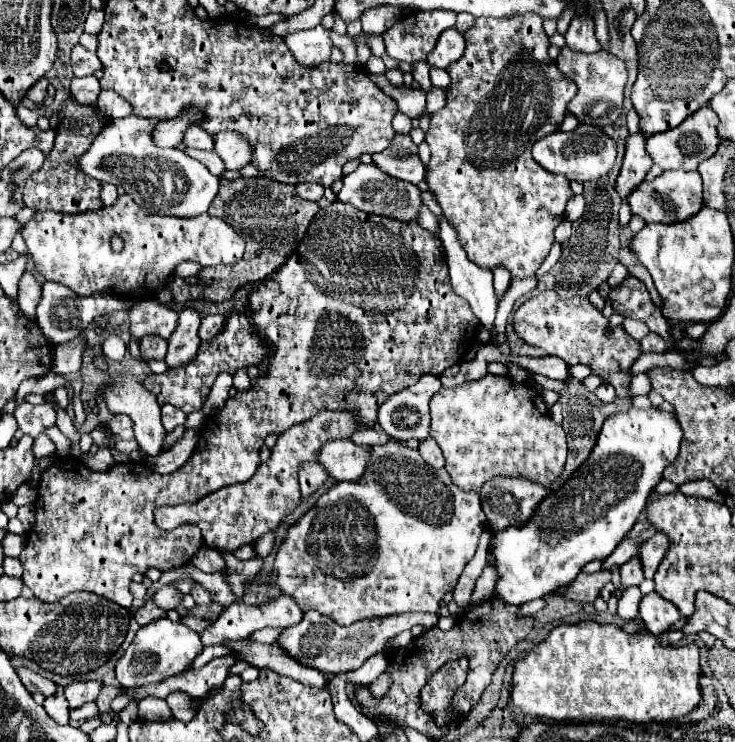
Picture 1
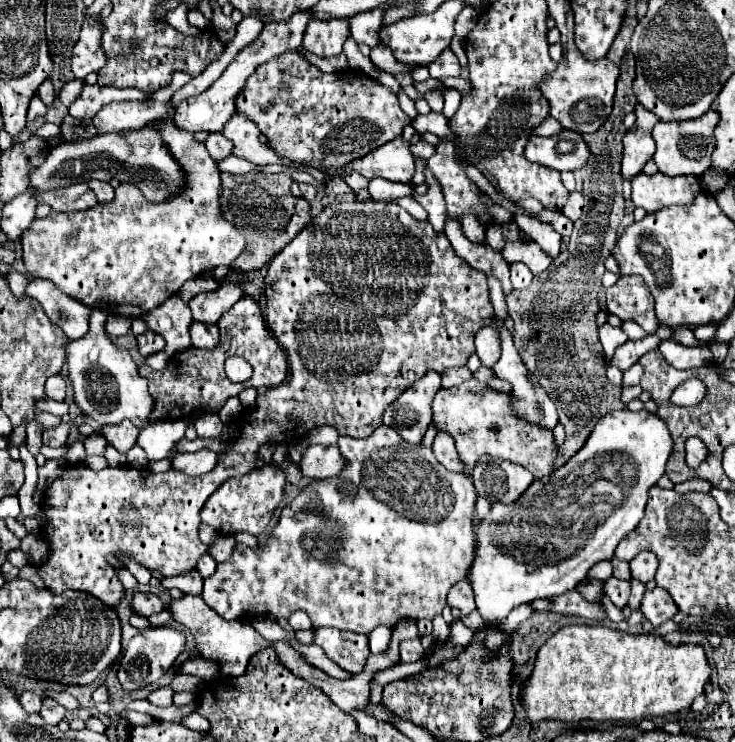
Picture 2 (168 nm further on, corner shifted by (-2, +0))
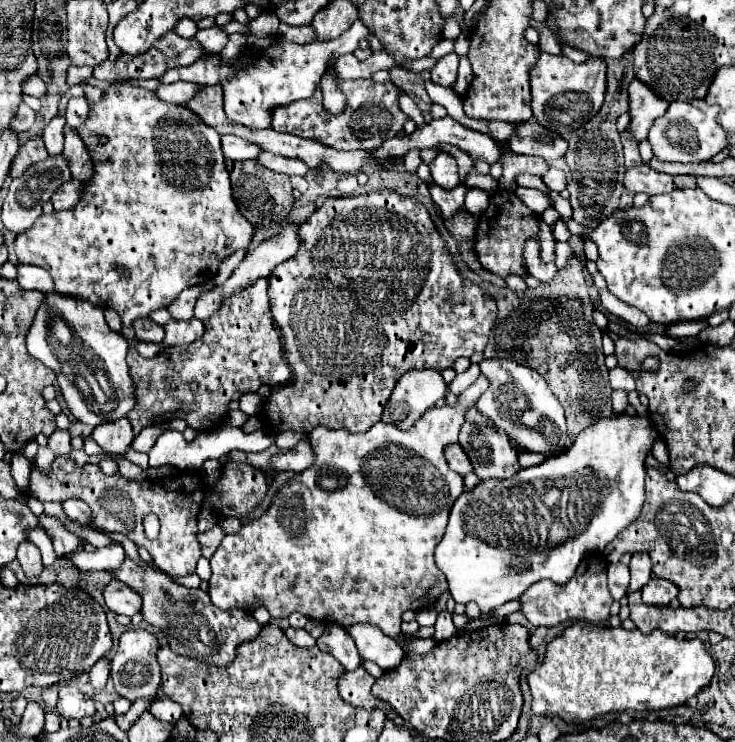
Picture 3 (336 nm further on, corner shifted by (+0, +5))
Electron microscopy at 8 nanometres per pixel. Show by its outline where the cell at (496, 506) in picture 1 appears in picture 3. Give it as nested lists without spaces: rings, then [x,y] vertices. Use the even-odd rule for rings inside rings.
[[[464,422],[458,442],[468,454],[480,480],[510,478],[522,470],[518,464],[518,452],[510,444],[510,438],[498,430]]]

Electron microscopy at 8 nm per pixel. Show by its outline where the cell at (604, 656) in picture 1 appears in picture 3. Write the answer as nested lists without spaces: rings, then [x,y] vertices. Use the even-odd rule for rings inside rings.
[[[574,622],[570,624],[560,636],[556,636],[548,646],[546,646],[546,658],[542,662],[542,666],[534,672],[528,674],[528,686],[532,690],[532,712],[534,714],[554,714],[560,716],[564,722],[570,724],[580,724],[584,720],[592,720],[598,714],[606,714],[606,712],[628,712],[628,710],[664,710],[664,708],[674,708],[684,704],[688,698],[696,696],[702,688],[706,688],[710,684],[714,676],[714,660],[712,656],[706,652],[704,644],[698,638],[680,638],[676,640],[674,636],[668,636],[660,630],[650,632],[650,634],[642,634],[638,628],[636,630],[624,630],[624,628],[610,628],[610,626],[596,626],[590,622]]]

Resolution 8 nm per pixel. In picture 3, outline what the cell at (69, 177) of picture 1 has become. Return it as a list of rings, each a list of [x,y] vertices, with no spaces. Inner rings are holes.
[[[68,180],[52,194],[54,210],[68,210],[74,208],[84,194],[84,184],[80,180]]]

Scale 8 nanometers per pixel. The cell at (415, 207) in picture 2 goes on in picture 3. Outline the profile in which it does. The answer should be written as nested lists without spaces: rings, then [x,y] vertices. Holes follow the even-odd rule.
[[[356,20],[350,30],[346,30],[340,38],[332,40],[332,42],[310,42],[310,44],[282,44],[292,43],[286,42],[280,38],[276,38],[274,46],[268,48],[268,50],[260,50],[260,52],[254,52],[254,64],[250,64],[246,70],[242,72],[232,72],[230,70],[230,64],[220,64],[220,54],[214,54],[212,58],[206,58],[202,56],[198,62],[194,62],[192,66],[184,66],[184,68],[176,68],[176,70],[168,70],[162,78],[160,78],[160,84],[172,84],[172,82],[178,82],[178,80],[186,80],[186,82],[198,82],[198,84],[222,84],[224,86],[224,112],[228,116],[228,120],[236,122],[236,124],[244,124],[248,128],[270,128],[272,124],[272,110],[274,106],[278,104],[290,104],[290,102],[296,102],[300,98],[310,98],[320,82],[320,74],[324,74],[326,70],[326,64],[328,64],[328,58],[336,58],[336,56],[344,56],[344,54],[350,54],[358,48],[358,42],[362,38],[370,38],[372,36],[372,30],[368,30],[368,26],[364,26],[364,22]]]

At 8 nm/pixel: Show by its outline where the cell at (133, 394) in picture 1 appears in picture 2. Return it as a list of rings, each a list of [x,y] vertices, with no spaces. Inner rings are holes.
[[[92,309],[90,329],[84,337],[68,341],[66,363],[68,379],[74,389],[74,403],[82,409],[84,415],[92,417],[98,425],[118,425],[124,419],[130,419],[138,429],[148,425],[152,411],[152,397],[148,393],[148,381],[138,375],[138,367],[132,361],[126,349],[120,349],[104,331],[106,313]]]

